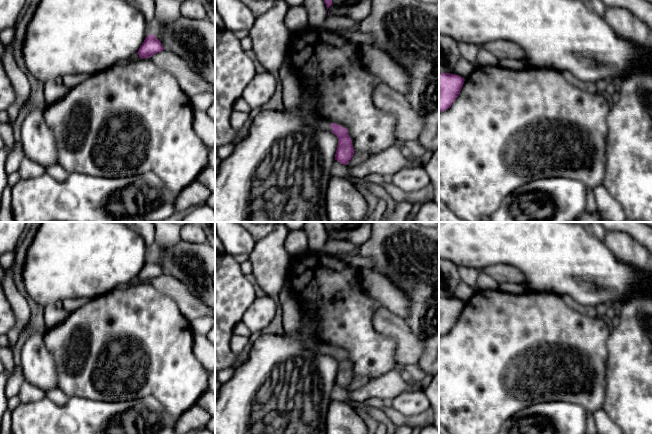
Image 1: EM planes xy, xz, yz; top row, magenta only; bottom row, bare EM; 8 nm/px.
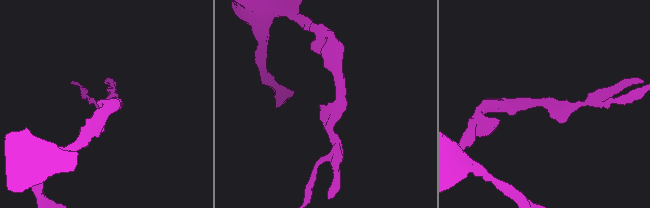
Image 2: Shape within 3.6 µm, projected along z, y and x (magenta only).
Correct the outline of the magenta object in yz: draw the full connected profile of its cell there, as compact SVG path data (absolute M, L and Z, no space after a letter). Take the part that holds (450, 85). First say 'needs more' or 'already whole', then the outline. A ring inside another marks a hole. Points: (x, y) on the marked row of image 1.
already whole | M439 72L439 112L451 107L458 97L465 79L459 75Z

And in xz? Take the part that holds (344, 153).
needs more | M310 118L305 119L306 123L316 125L319 130L331 131L338 138L338 146L335 154L335 160L341 164L347 165L354 155L352 140L348 134L348 130L336 123L327 121L315 121Z

